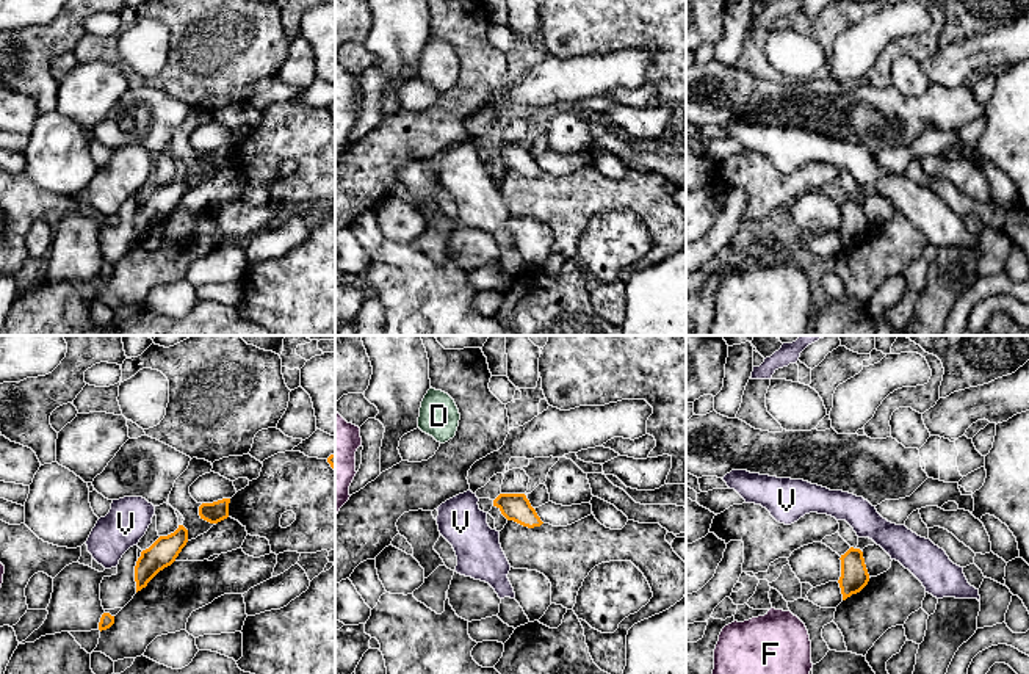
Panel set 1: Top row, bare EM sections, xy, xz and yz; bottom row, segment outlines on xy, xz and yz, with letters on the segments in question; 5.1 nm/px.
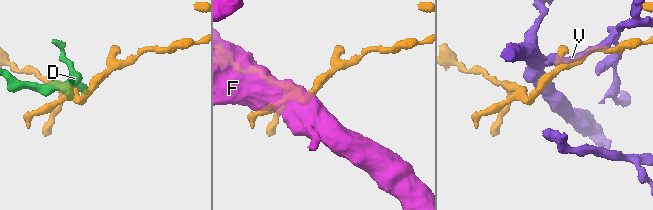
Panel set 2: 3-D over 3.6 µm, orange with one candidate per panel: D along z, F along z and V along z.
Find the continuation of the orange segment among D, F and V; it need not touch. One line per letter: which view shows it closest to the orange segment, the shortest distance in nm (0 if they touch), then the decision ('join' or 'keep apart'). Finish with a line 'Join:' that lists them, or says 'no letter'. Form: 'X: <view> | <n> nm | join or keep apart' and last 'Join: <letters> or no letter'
D: xz | 380 nm | join
F: yz | 240 nm | keep apart
V: xy | 50 nm | keep apart
Join: D

